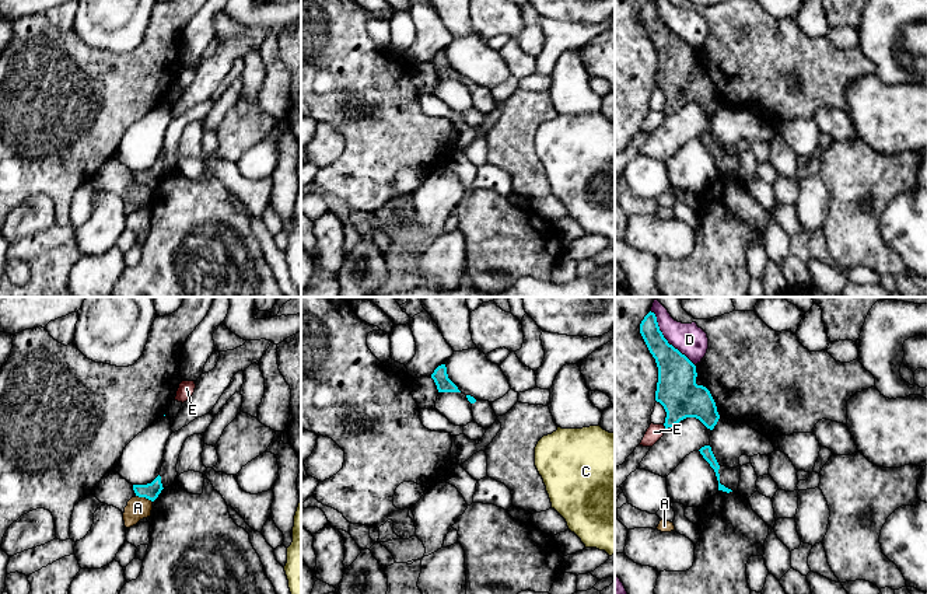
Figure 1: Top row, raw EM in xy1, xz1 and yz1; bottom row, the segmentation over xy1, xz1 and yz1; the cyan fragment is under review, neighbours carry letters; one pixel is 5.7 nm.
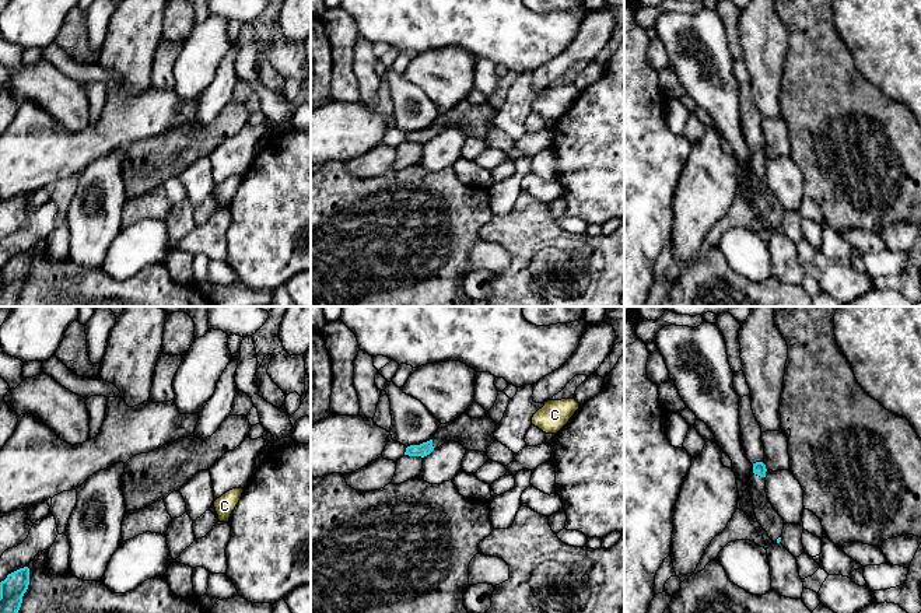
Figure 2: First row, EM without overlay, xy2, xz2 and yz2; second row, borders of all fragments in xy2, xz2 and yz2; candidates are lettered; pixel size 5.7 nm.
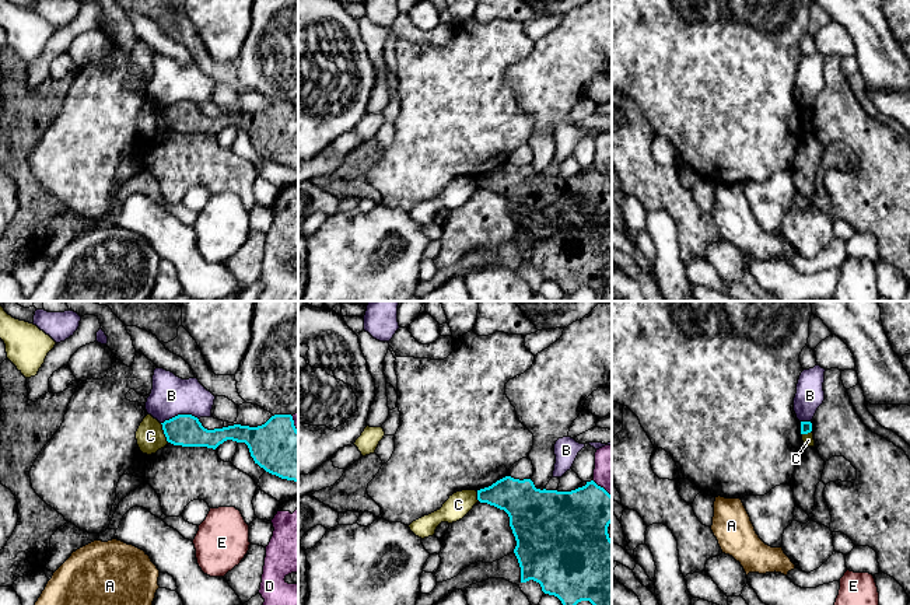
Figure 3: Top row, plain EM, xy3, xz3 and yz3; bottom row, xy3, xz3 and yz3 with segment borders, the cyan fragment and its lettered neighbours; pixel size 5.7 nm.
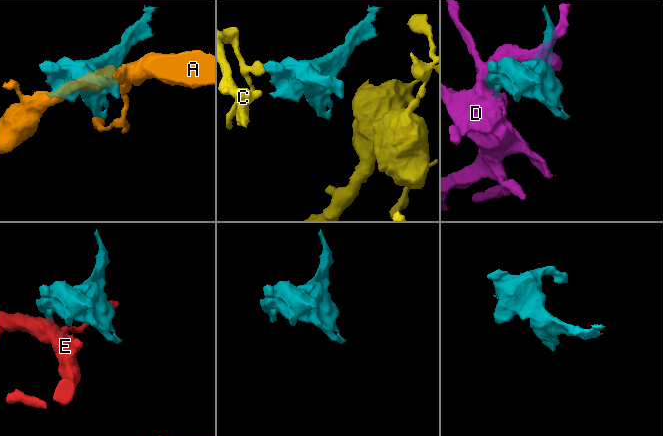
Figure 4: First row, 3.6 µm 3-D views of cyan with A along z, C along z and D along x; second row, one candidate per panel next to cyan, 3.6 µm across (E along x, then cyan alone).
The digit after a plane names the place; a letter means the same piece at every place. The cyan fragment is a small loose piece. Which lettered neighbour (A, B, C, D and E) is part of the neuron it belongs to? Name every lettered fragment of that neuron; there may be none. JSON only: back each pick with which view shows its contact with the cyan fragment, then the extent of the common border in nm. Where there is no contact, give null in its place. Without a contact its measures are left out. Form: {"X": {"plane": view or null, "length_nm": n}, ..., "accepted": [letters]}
{"accepted": []}

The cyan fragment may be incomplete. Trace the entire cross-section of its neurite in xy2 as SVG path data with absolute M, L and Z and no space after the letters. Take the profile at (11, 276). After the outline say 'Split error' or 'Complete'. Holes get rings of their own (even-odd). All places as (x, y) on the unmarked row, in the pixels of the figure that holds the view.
M24 253L0 269L0 306L15 306L29 272L29 255Z. Complete

